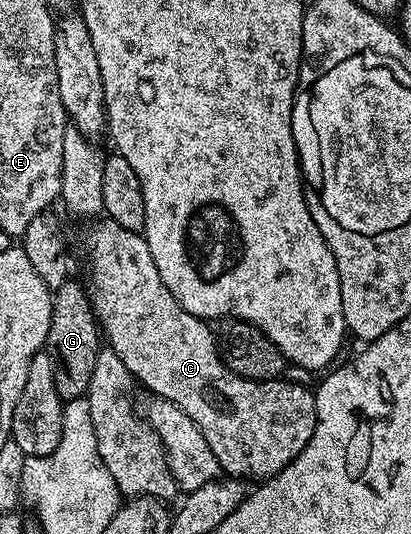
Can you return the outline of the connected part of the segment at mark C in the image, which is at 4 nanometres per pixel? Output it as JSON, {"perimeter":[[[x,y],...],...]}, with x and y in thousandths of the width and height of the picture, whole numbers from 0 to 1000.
{"perimeter":[[[260,406],[246,408],[243,414],[246,418],[214,440],[214,522],[209,521],[209,536],[214,558],[224,562],[224,584],[234,590],[234,603],[251,633],[258,642],[263,639],[260,648],[277,661],[287,661],[297,684],[307,684],[307,691],[321,700],[324,712],[338,723],[343,717],[360,730],[360,736],[433,758],[433,766],[443,766],[443,773],[453,773],[453,781],[462,781],[462,788],[472,788],[482,796],[482,803],[491,803],[491,818],[501,818],[501,833],[511,833],[511,848],[521,848],[521,856],[530,856],[530,871],[547,891],[596,901],[611,901],[611,897],[640,901],[659,897],[664,890],[674,890],[686,878],[696,878],[696,871],[706,871],[706,863],[715,863],[715,856],[725,856],[725,848],[735,848],[735,841],[745,841],[745,833],[764,811],[764,796],[769,794],[766,738],[757,730],[747,732],[730,717],[698,717],[698,708],[691,706],[618,713],[586,702],[572,702],[545,678],[538,659],[533,655],[526,659],[526,635],[516,629],[513,616],[506,614],[513,610],[499,599],[453,586],[453,579],[443,579],[443,571],[433,571],[433,564],[414,549],[414,541],[404,541],[404,534],[394,534],[394,519],[384,519],[384,496],[375,496],[375,481],[365,481],[365,466],[355,459],[348,438],[316,429],[297,429],[297,421],[287,421],[275,410]]]}

